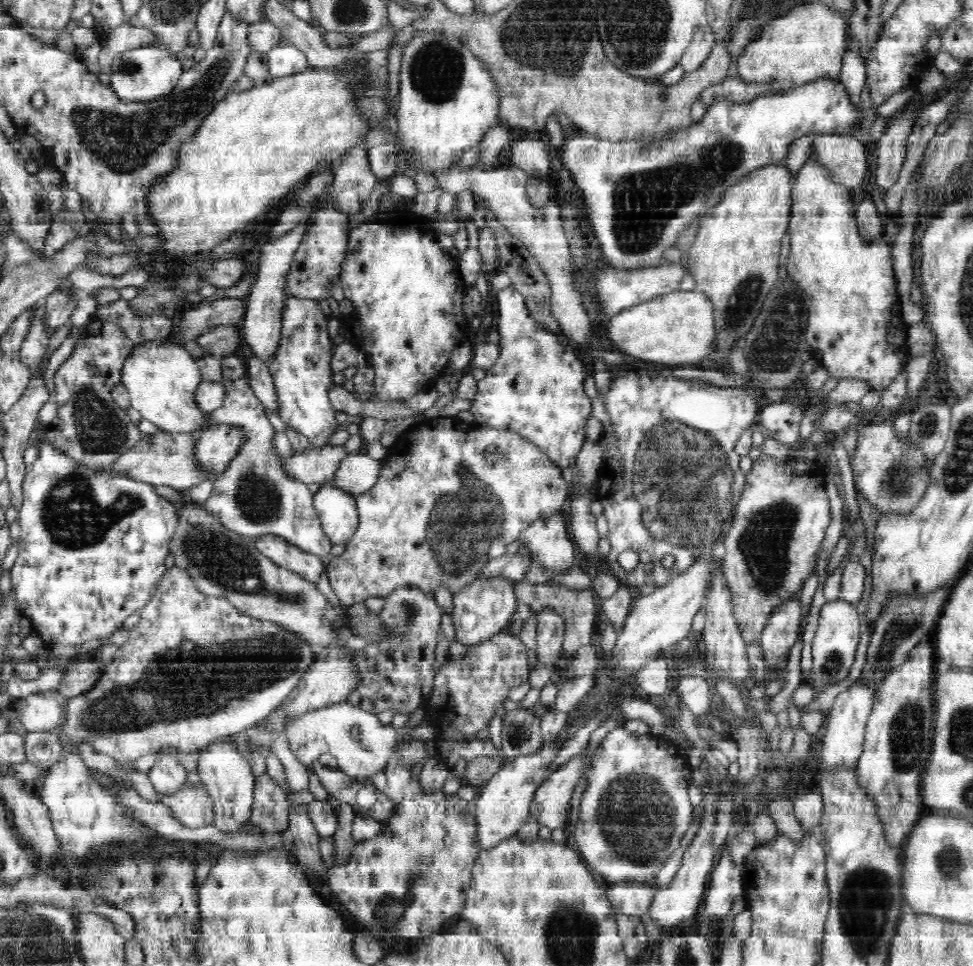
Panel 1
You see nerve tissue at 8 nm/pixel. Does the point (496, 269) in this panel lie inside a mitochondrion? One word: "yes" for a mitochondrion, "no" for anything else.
no

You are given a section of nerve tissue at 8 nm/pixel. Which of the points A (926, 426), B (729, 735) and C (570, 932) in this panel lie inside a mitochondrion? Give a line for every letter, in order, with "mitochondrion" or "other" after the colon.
A: mitochondrion
B: other
C: mitochondrion

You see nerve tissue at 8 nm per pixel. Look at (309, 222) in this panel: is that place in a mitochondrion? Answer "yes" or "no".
no

